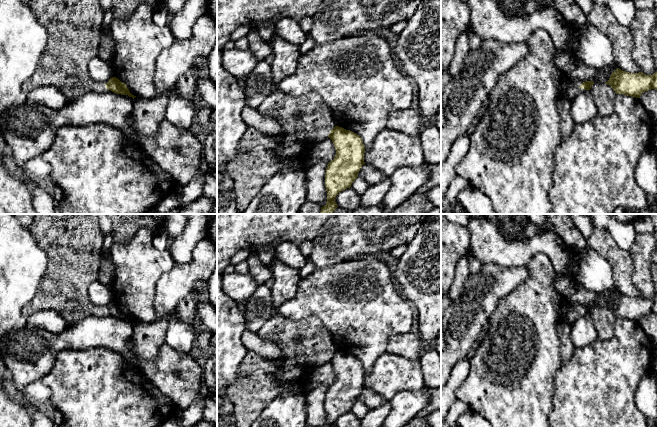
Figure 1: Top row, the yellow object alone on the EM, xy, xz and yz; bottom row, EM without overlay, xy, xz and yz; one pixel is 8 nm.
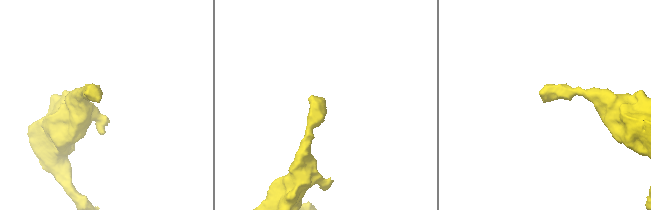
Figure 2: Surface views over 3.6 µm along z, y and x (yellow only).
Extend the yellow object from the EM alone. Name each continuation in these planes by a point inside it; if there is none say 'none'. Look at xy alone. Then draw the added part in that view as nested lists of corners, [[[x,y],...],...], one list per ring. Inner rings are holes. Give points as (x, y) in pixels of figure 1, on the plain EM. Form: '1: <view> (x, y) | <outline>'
none

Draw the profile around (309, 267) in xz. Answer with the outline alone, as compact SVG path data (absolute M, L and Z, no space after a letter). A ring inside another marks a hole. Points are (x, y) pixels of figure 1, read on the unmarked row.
M308 258L307 262L303 267L301 267L299 270L299 274L301 279L306 278L308 275L310 275L314 270L316 270L316 266L314 263Z

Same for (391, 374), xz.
M388 352L374 362L371 372L365 373L364 386L390 401L404 391L417 391L424 387L419 360L410 360Z

